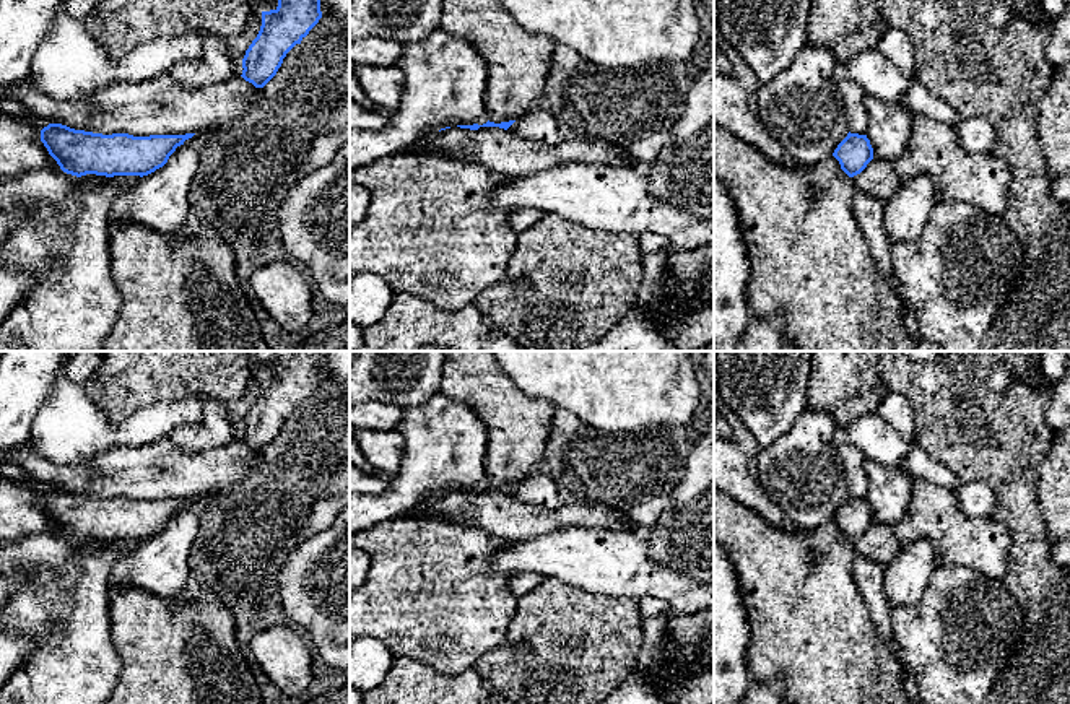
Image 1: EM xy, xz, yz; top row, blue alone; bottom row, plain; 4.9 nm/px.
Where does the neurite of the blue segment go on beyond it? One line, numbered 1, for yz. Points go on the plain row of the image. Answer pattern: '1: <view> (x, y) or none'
1: yz (878, 543)

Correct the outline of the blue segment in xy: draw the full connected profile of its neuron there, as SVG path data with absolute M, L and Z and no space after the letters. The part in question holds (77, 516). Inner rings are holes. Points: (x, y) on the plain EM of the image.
M49 488L41 494L41 506L63 537L127 554L163 532L176 512L194 499L102 499Z

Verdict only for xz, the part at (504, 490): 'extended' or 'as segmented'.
extended

